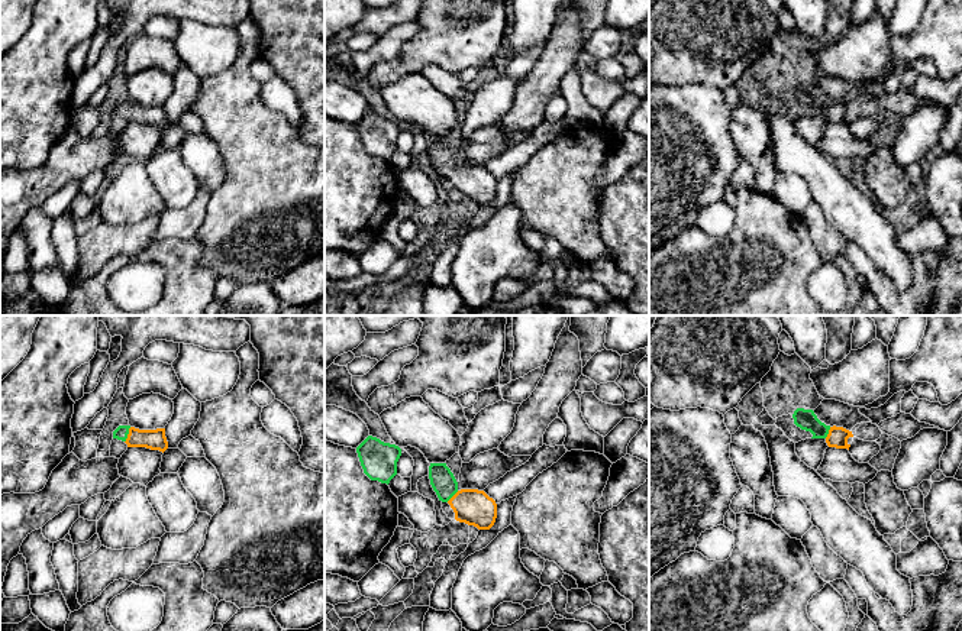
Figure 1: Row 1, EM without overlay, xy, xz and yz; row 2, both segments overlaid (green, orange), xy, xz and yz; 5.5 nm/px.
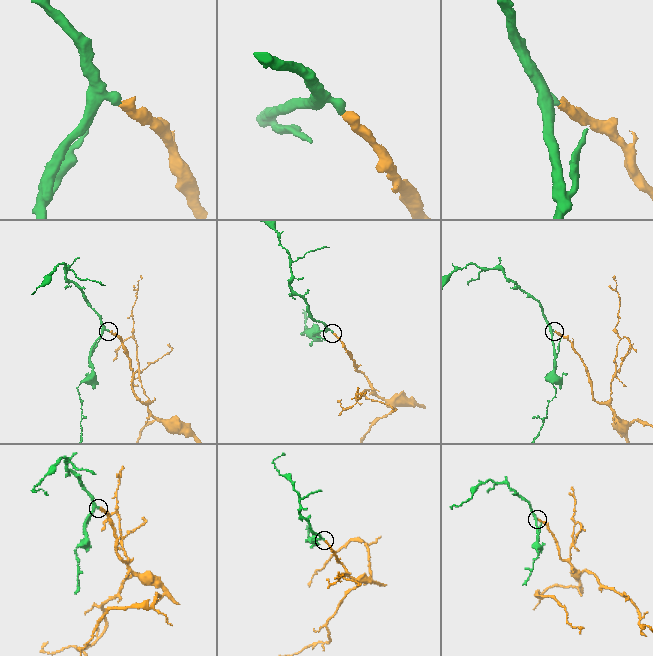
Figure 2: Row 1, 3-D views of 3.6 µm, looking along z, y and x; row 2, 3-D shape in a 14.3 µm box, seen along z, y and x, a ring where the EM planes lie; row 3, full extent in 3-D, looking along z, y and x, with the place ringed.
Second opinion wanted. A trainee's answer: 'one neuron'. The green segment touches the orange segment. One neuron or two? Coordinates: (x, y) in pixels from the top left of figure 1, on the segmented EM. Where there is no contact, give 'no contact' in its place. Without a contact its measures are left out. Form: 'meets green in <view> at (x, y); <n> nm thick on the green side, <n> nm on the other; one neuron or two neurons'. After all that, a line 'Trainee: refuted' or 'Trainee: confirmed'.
meets green in xy at (128, 433); 80 nm thick on the green side, 110 nm on the other; one neuron
Trainee: confirmed

